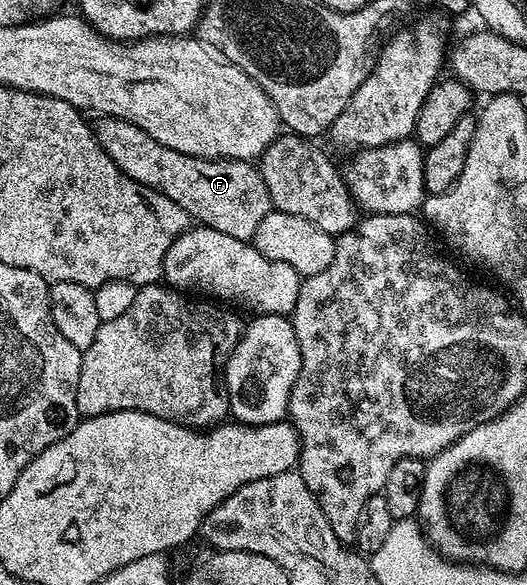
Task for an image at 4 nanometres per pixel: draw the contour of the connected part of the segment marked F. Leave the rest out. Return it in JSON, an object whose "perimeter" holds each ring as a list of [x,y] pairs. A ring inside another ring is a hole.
{"perimeter":[[[97,118],[94,134],[100,148],[118,165],[126,177],[135,183],[146,185],[162,197],[170,197],[188,214],[189,220],[201,227],[209,227],[230,237],[251,240],[255,236],[262,217],[273,210],[270,193],[262,181],[259,170],[243,159],[203,159],[178,153],[178,149],[163,147],[138,125],[125,119]]]}

